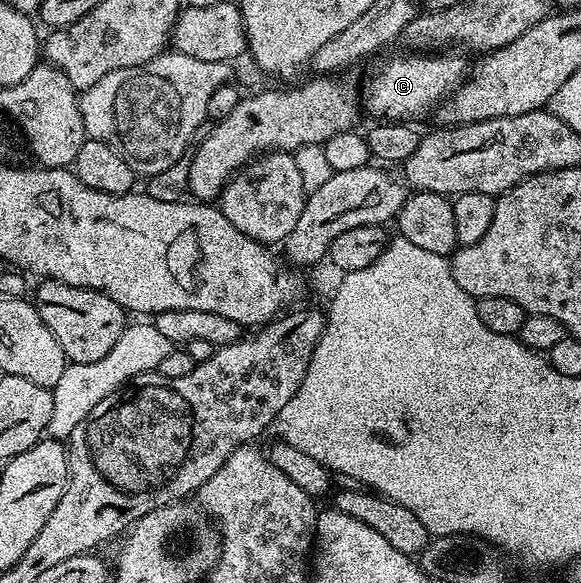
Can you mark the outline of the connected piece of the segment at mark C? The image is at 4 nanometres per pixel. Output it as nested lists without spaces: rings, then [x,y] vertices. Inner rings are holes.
[[[408,54],[412,56],[392,56],[380,68],[377,76],[372,76],[368,80],[368,85],[362,88],[362,104],[368,112],[380,122],[408,122],[411,116],[424,116],[433,111],[440,101],[453,92],[466,75],[465,57],[452,56],[456,54]]]

